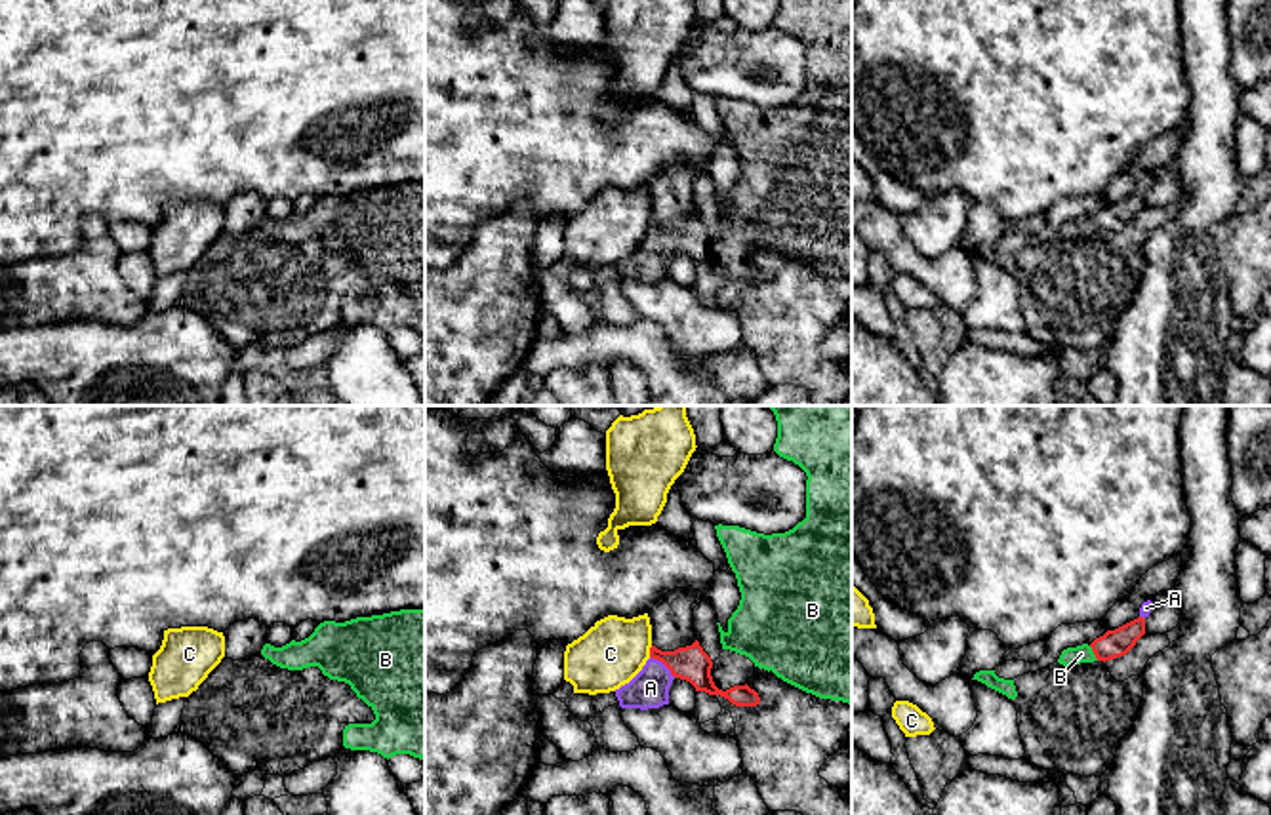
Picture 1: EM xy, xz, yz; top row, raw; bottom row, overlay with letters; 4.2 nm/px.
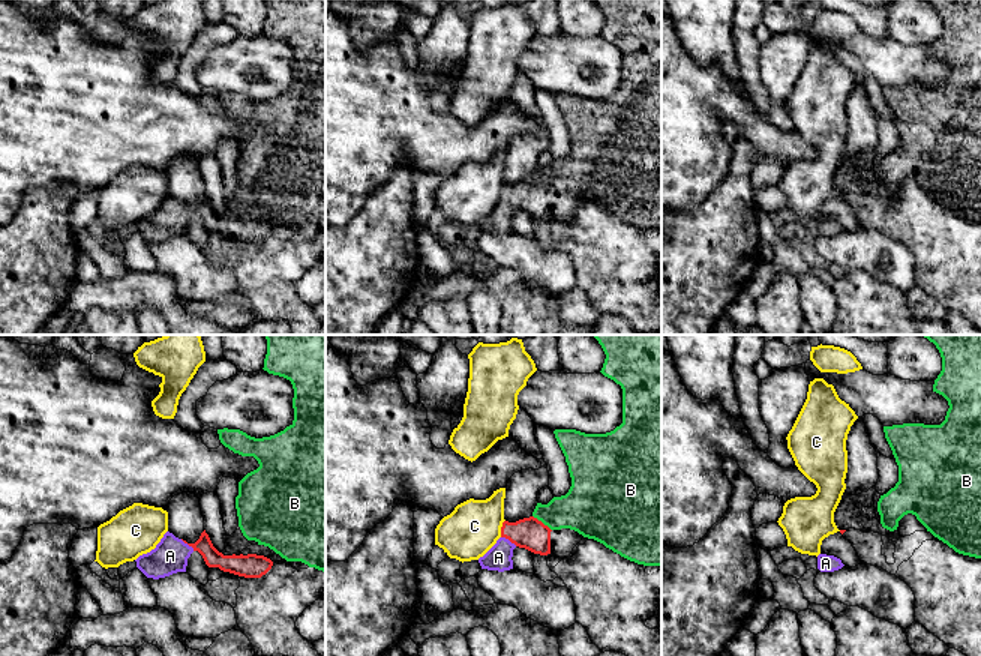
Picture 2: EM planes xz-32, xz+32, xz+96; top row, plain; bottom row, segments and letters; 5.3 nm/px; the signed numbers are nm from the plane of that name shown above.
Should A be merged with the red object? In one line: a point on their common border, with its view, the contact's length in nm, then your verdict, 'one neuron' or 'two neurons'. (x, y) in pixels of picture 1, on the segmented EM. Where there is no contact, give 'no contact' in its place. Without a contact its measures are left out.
meets red in xz at (664, 663); contact 140 nm long; one neuron

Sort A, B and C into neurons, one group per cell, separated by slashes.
A B / C

